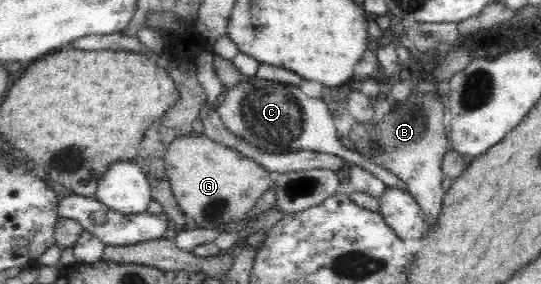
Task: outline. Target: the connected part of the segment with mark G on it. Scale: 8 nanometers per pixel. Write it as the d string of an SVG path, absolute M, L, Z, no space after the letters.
M190 131L169 143L164 170L182 214L189 222L195 222L195 228L217 229L217 232L239 234L245 230L251 224L249 214L257 200L274 186L270 173L257 161L209 139L203 132Z

